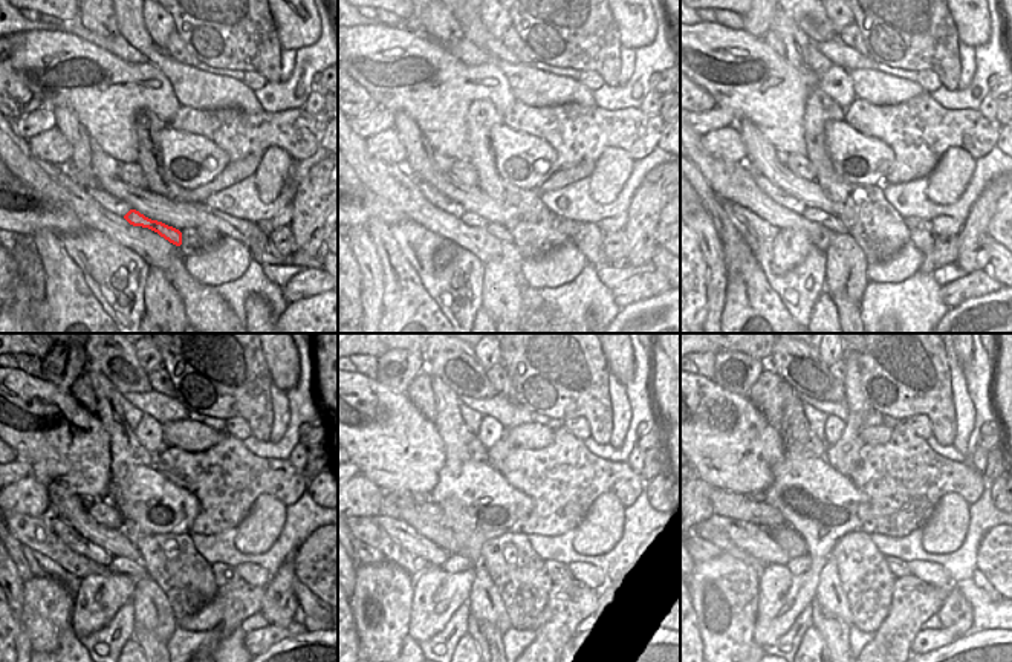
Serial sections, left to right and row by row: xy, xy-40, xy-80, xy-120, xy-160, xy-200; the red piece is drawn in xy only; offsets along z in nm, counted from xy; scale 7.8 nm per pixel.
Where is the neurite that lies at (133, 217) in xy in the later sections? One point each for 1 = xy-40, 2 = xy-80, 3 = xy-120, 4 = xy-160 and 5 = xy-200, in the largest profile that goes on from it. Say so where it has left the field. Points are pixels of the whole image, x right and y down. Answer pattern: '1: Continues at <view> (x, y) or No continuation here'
1: Continues at xy-40 (500, 231)
2: Continues at xy-80 (830, 222)
3: Continues at xy-120 (118, 564)
4: Continues at xy-160 (456, 563)
5: Continues at xy-200 (797, 566).

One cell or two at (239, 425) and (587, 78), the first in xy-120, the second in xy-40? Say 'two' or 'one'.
one

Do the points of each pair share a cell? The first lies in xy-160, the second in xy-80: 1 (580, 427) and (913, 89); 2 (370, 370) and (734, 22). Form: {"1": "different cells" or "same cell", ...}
{"1": "different cells", "2": "same cell"}

